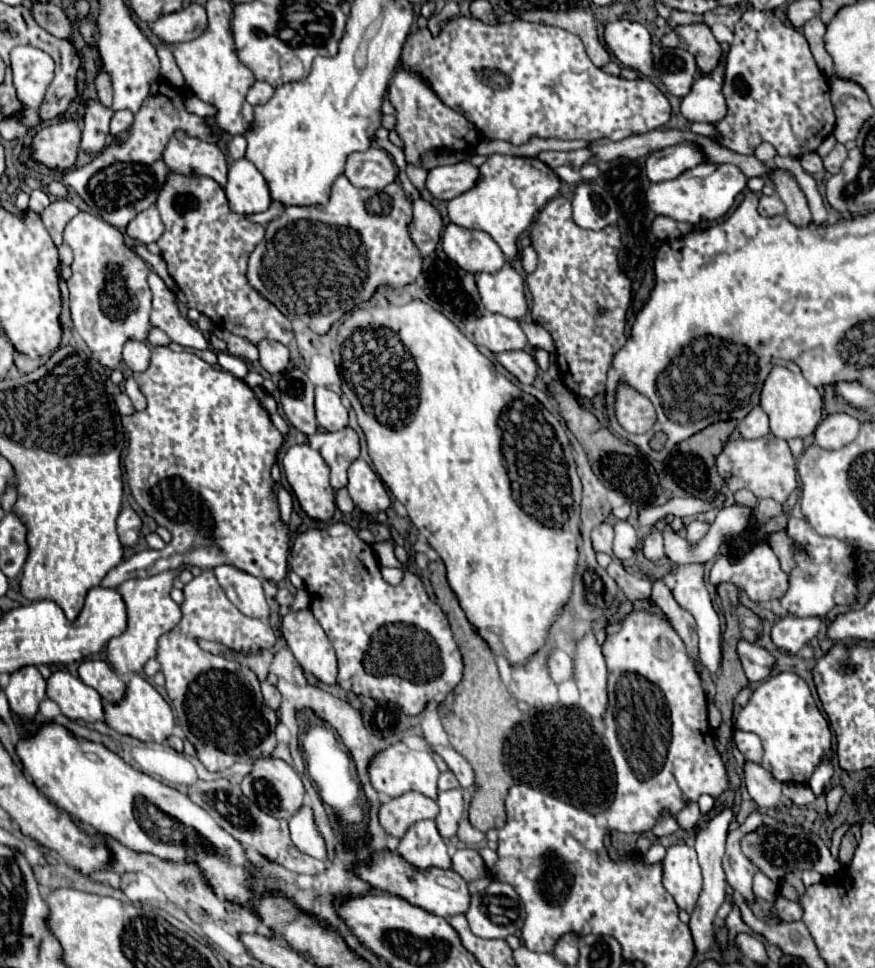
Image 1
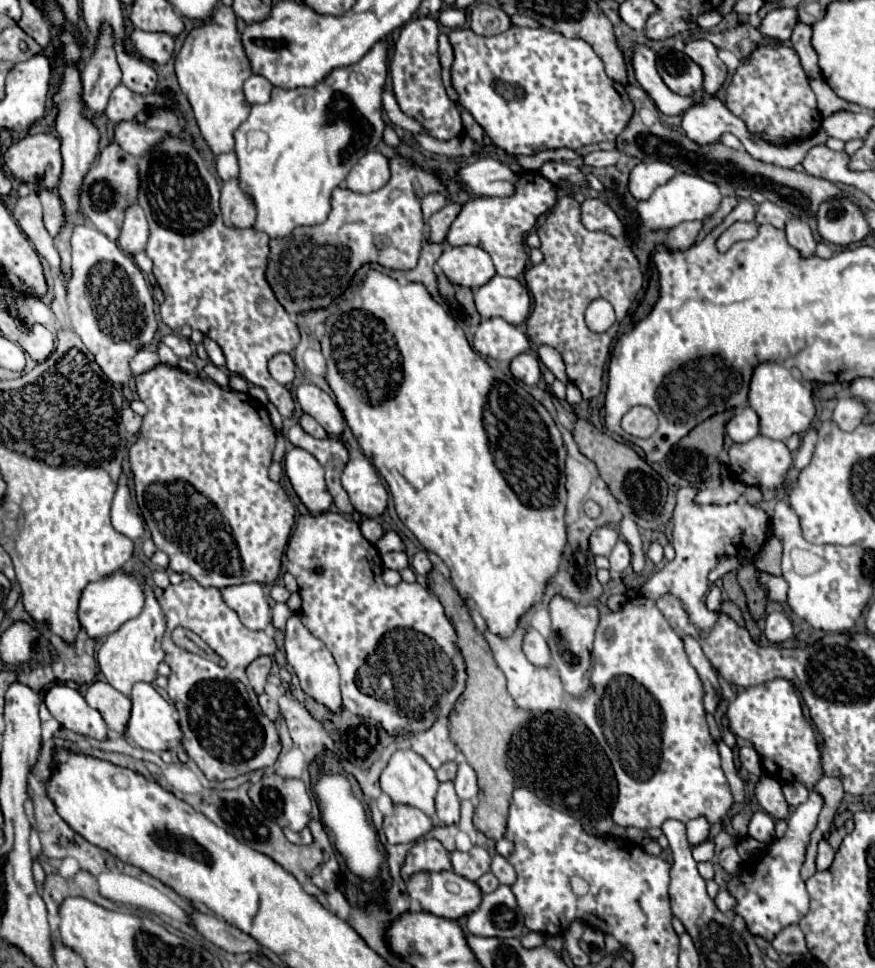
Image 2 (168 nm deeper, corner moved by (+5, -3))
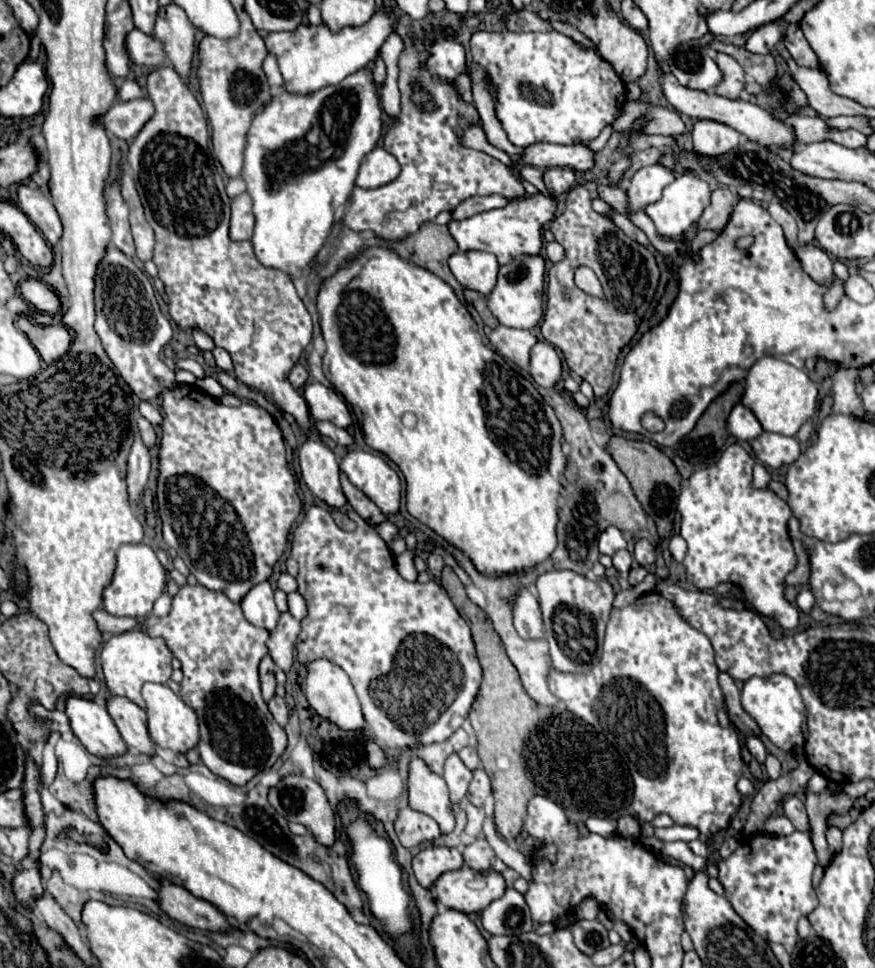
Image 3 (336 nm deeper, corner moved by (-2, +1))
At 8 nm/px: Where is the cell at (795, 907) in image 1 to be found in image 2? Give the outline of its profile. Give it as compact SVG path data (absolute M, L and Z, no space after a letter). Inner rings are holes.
M810 790L808 800L794 808L794 812L788 818L788 830L782 840L774 840L768 848L768 852L756 862L754 872L746 878L732 876L730 882L730 894L738 900L736 912L746 920L748 930L752 934L764 936L768 942L790 924L798 924L800 918L808 912L808 892L804 888L804 880L800 878L800 866L804 862L804 850L808 844L808 836L816 826L816 818L824 806L824 798Z

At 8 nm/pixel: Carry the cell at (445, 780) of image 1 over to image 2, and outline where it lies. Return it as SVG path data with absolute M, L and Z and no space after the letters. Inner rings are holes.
M448 762L448 764L444 764L442 768L438 768L438 770L436 770L436 778L438 778L440 782L450 782L450 780L454 780L454 778L456 778L456 762Z

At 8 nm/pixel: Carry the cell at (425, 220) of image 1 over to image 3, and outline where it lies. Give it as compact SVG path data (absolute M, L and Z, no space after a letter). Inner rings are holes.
M473 196L473 198L467 198L465 202L461 202L457 206L457 210L453 210L453 218L463 220L463 218L475 216L479 212L503 208L503 204L507 204L507 202L509 202L509 198L505 198L505 196Z

